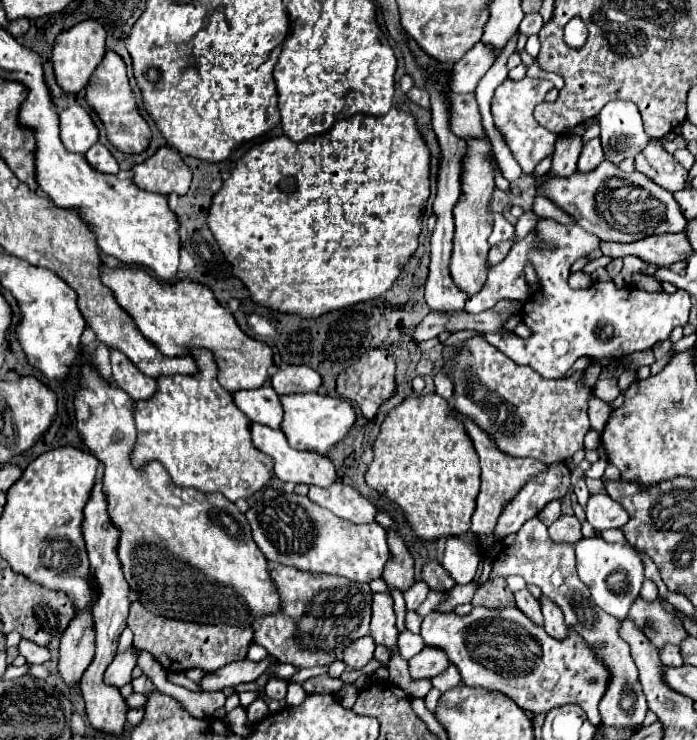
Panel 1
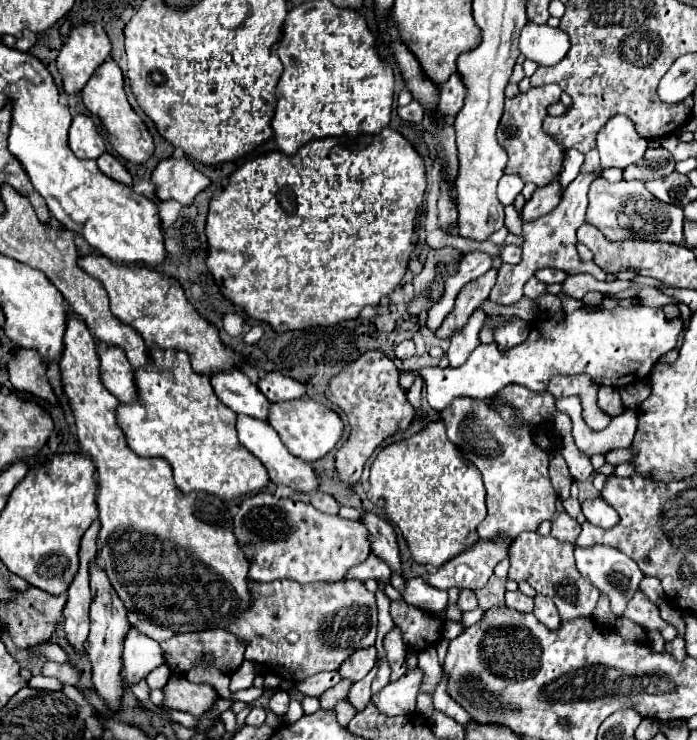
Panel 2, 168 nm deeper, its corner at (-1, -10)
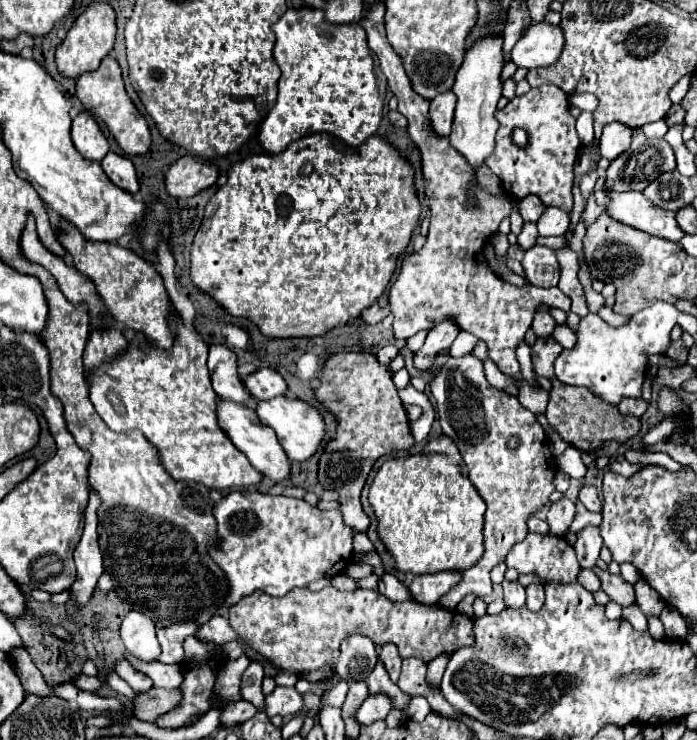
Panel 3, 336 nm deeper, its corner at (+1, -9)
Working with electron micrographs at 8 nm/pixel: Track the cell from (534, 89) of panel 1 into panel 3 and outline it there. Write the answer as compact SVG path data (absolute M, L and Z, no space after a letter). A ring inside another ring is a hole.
M540 85L530 89L524 97L514 97L504 109L496 111L500 129L496 133L496 147L486 165L498 175L504 191L514 199L524 199L526 195L538 195L540 201L550 207L560 207L562 211L572 211L572 181L574 163L578 159L580 139L576 135L576 119L570 115L568 95L556 85ZM514 129L526 131L526 145L516 145L512 139Z

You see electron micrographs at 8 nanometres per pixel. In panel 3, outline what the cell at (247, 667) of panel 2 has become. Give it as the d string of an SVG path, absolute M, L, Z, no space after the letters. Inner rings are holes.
M250 663L248 669L242 675L242 697L250 701L258 711L264 711L264 693L262 693L262 679L264 679L264 669L262 663Z

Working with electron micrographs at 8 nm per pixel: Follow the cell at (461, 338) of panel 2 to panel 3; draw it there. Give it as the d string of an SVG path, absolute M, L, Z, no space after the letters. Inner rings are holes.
M472 355L448 359L430 383L430 389L436 399L442 431L460 449L468 465L468 477L488 505L484 517L486 551L480 563L466 569L460 583L440 599L440 605L446 609L456 609L468 593L476 593L478 597L492 593L490 569L504 561L508 551L526 537L526 517L548 503L548 495L554 491L554 469L542 443L548 439L536 415L522 409L514 395L488 385L480 359Z

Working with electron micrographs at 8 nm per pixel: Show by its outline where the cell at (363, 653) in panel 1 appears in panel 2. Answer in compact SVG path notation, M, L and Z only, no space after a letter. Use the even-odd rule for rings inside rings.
M364 648L364 650L356 650L356 654L348 656L342 666L340 666L340 676L348 678L352 682L362 680L376 664L376 648Z

